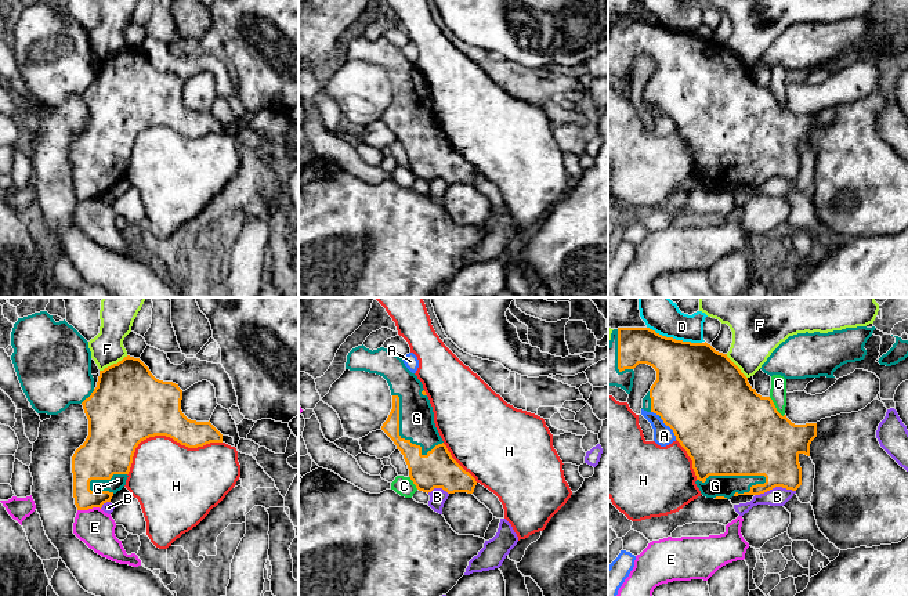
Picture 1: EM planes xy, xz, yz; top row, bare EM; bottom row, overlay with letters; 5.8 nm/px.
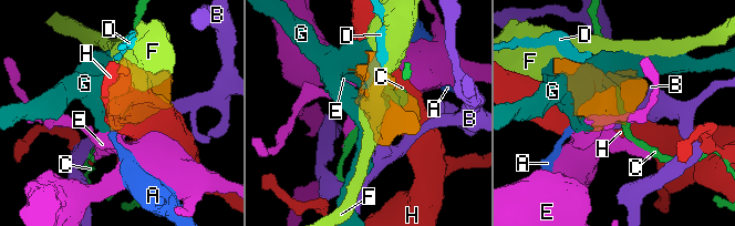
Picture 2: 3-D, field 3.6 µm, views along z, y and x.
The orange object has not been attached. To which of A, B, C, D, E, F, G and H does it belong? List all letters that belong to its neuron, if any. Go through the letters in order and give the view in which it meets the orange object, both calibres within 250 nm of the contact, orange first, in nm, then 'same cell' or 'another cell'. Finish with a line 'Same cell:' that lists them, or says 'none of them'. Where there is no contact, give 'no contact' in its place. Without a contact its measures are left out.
A: meets orange in yz; 500 nm thick on the orange side, 120 nm on the other; another cell
B: meets orange in yz; 360 nm thick on the orange side, 110 nm on the other; another cell
C: meets orange in yz; 500 nm thick on the orange side, 100 nm on the other; another cell
D: meets orange in yz; 420 nm thick on the orange side, 200 nm on the other; another cell
E: meets orange in xy; 180 nm thick on the orange side, 220 nm on the other; another cell
F: meets orange in xy; 440 nm thick on the orange side, 190 nm on the other; another cell
G: meets orange in yz; 500 nm thick on the orange side, 130 nm on the other; same cell
H: meets orange in xy; 420 nm thick on the orange side, 420 nm on the other; another cell
Same cell: G

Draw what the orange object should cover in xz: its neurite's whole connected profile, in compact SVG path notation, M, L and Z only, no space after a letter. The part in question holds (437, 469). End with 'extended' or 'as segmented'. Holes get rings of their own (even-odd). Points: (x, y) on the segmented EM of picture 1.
M362 344L348 353L346 369L376 373L387 380L392 409L381 430L404 455L409 477L419 491L474 492L475 478L452 458L435 427L422 382L401 357L384 347L372 351Z | extended

